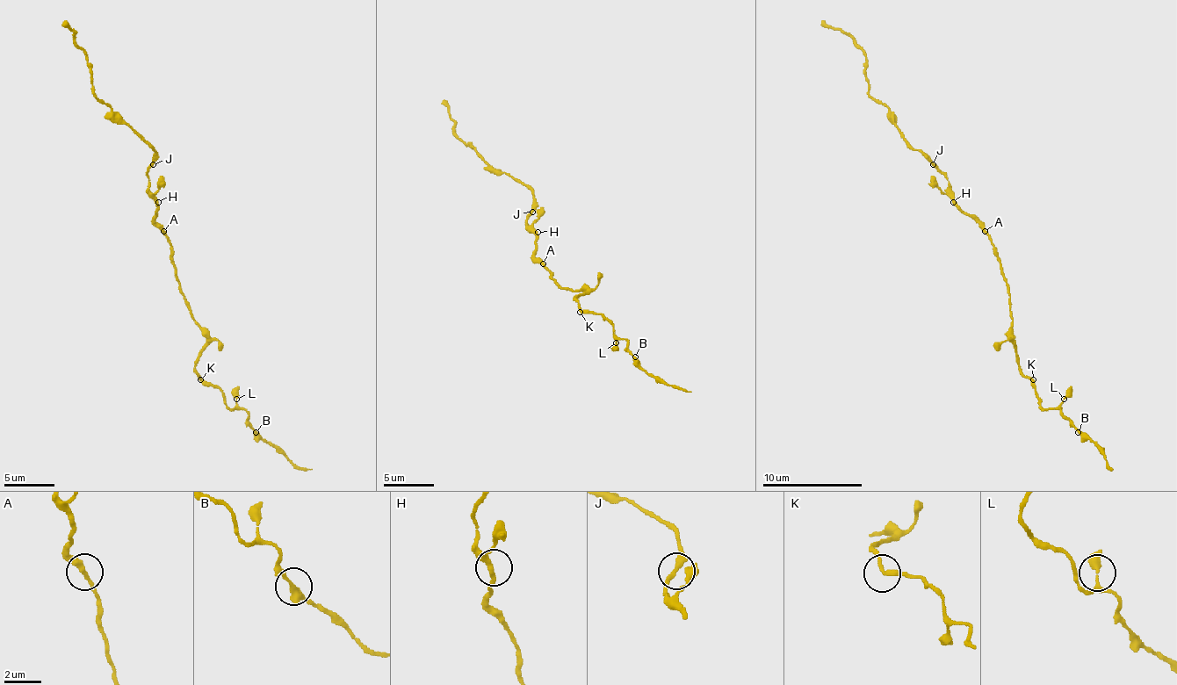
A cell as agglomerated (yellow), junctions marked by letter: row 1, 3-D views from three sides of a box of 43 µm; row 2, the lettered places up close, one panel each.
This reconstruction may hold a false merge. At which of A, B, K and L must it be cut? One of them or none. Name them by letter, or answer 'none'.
none

